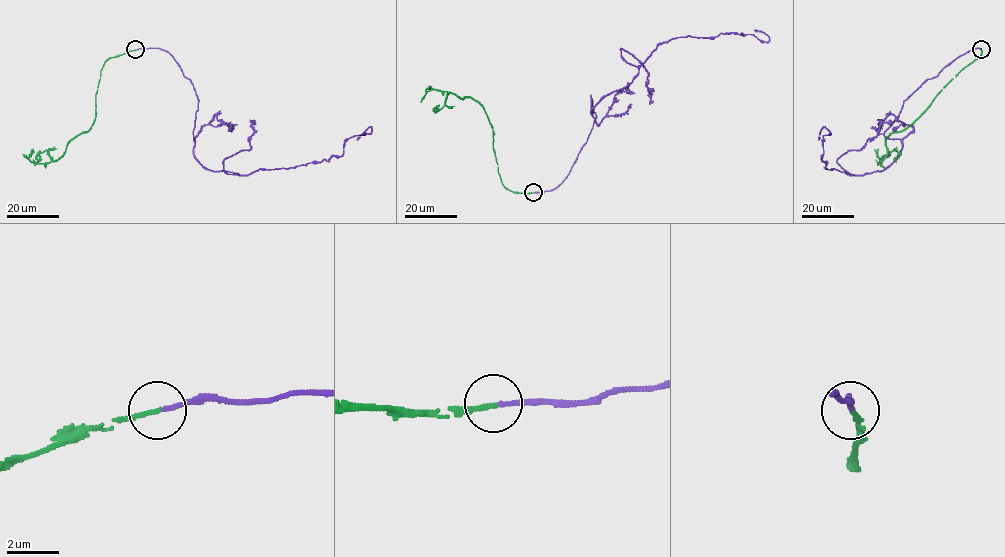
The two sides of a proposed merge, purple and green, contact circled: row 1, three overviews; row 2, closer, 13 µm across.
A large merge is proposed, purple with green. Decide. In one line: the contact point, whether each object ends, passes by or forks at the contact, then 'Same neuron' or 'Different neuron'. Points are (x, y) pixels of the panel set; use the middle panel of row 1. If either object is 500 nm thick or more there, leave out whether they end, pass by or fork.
Place: (533, 192). At the ring purple ends. At the ring green ends. Same neuron

